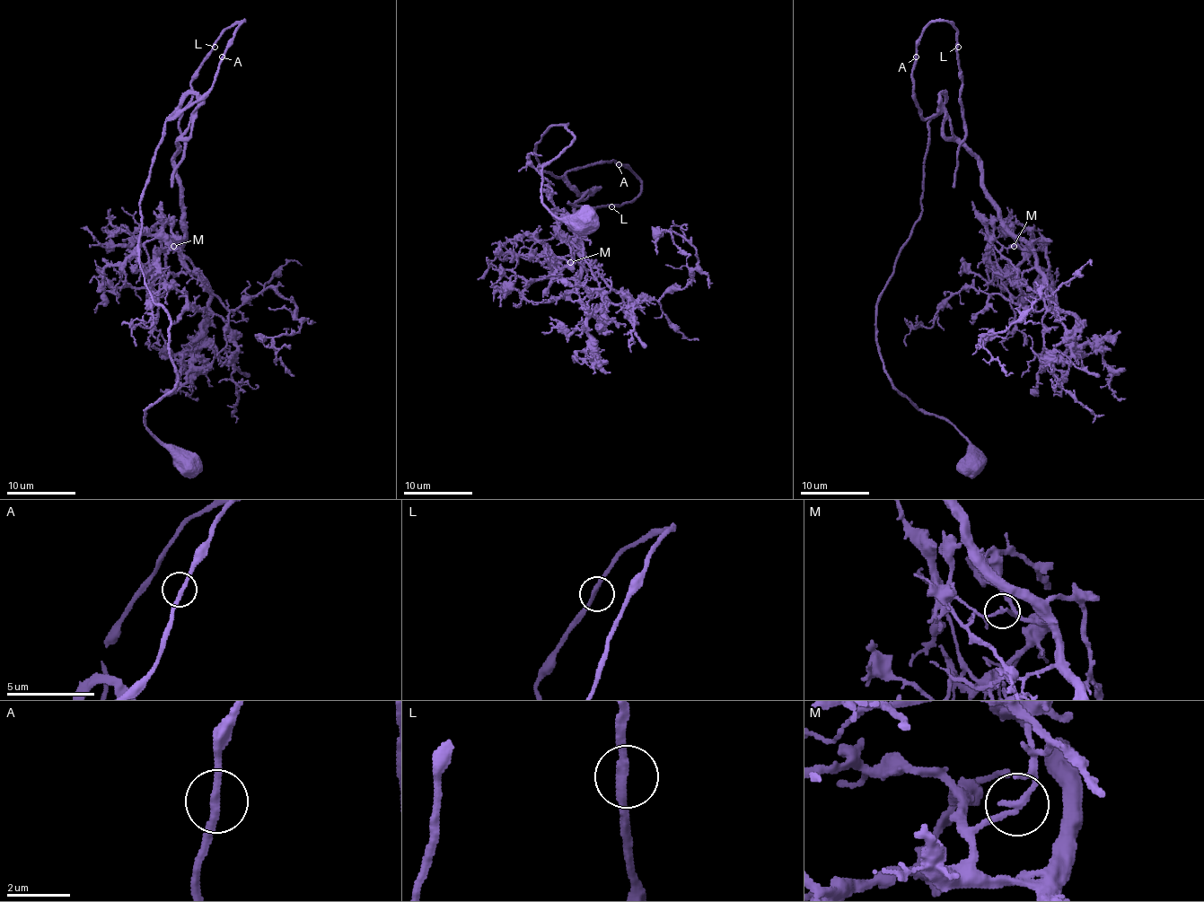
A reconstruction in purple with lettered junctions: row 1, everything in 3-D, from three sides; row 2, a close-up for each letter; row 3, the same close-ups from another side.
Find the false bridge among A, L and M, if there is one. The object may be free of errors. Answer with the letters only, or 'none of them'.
M

